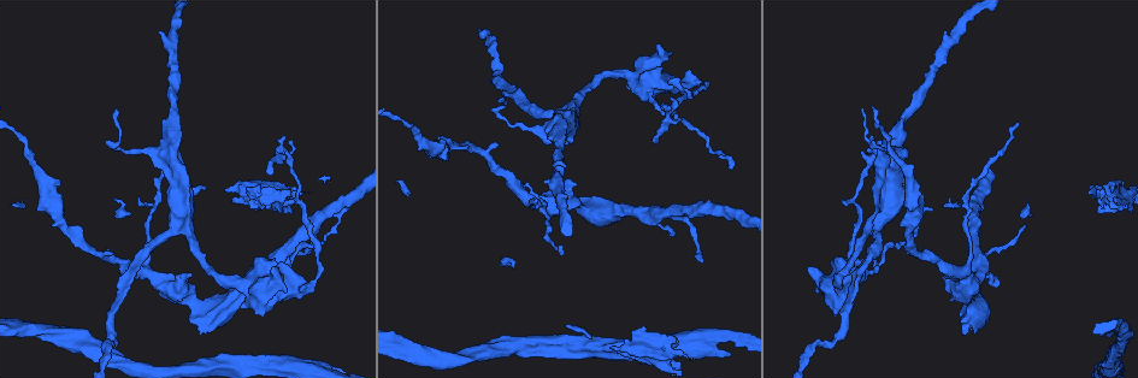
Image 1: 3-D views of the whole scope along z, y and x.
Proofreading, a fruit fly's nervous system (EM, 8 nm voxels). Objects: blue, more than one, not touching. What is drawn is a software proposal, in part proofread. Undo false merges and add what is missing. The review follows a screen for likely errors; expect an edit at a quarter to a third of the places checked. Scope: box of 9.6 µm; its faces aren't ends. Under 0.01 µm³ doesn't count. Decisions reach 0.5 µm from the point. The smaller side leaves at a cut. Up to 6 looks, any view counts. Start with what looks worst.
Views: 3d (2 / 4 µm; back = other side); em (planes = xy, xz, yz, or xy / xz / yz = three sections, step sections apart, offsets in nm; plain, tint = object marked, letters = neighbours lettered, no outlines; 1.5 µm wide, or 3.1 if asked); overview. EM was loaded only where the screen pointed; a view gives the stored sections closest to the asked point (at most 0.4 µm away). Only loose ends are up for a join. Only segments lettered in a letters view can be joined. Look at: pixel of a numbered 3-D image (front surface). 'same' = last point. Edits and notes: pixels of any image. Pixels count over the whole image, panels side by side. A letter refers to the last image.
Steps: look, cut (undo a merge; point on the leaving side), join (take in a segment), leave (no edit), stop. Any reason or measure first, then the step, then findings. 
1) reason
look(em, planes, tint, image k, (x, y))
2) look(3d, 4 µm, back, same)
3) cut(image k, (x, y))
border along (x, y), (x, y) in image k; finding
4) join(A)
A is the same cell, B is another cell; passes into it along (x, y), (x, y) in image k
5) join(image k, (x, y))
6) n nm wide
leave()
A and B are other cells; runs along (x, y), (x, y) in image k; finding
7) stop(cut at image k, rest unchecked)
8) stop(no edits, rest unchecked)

look(3d, 4 µm, image 1, (836, 317))

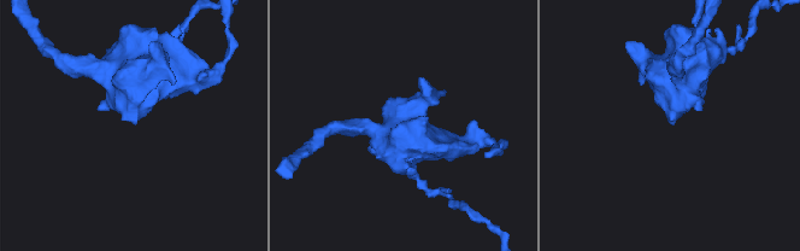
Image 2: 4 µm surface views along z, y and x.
look(em, planes, letters, image 2, (670, 120))

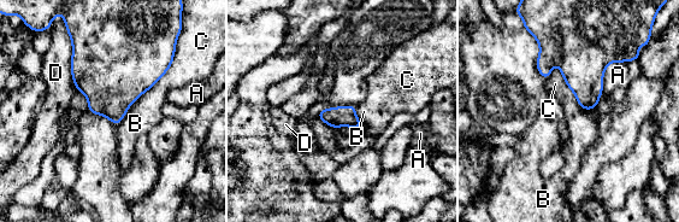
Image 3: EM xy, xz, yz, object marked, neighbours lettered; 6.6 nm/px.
C touches over 360 nm
leave()
A, B, C and D are other cells; no lettered segment goes on from it

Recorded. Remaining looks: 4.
thick turns thin
look(3d, 2 µm, back, image 1, (27, 158))

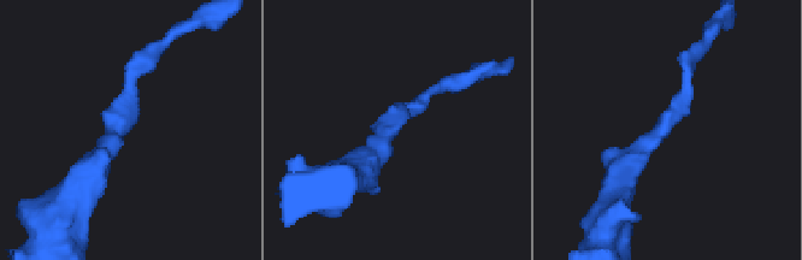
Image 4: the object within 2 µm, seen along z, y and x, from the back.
shape alone is not enough
look(em, planes, letters, image 4, (667, 119))

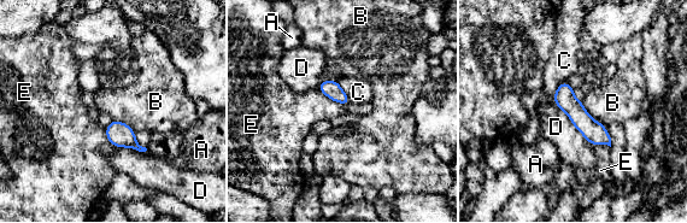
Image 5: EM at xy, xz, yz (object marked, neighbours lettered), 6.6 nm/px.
leave()
A, B, C, D and E are other cells; runs along (563, 86), (564, 99), (608, 141) in image 5; continuous, no second neuron

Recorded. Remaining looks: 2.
free end
look(em, 3.1 µm, xz, step 8, letters, image 1, (286, 136))

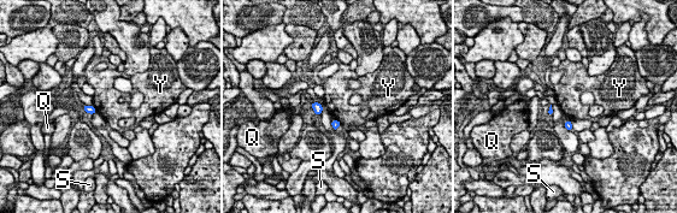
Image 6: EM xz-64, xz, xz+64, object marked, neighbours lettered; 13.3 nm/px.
90 nm wide; Y touches over 120 nm
leave()
Q, S and Y are other cells; none of them fits

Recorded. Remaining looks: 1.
stop(no edits, rest unchecked)

